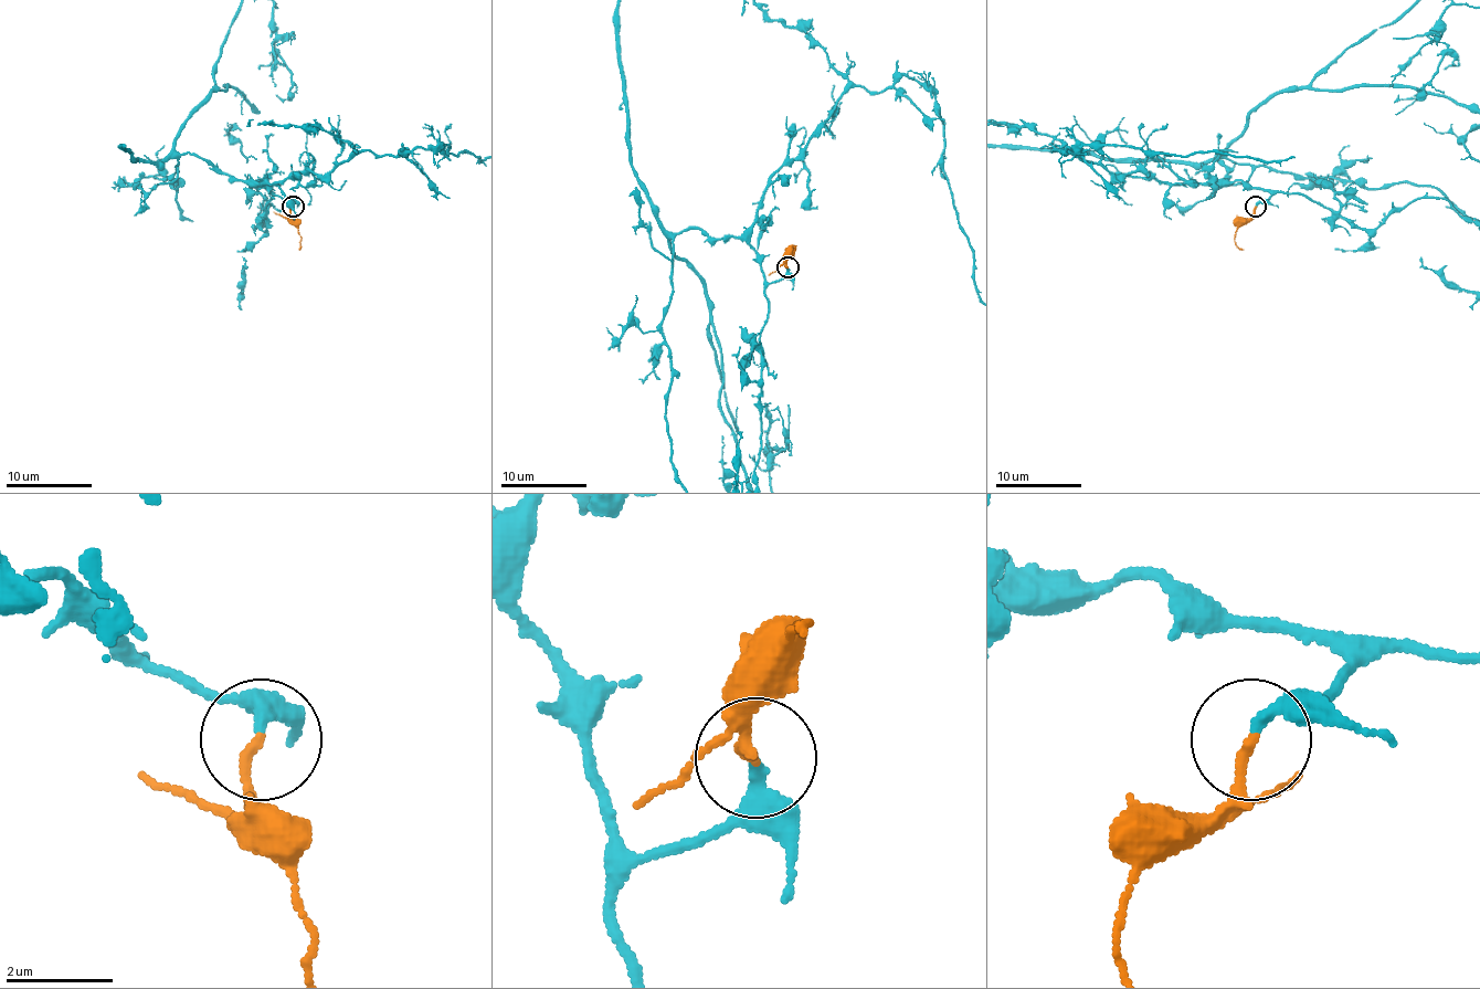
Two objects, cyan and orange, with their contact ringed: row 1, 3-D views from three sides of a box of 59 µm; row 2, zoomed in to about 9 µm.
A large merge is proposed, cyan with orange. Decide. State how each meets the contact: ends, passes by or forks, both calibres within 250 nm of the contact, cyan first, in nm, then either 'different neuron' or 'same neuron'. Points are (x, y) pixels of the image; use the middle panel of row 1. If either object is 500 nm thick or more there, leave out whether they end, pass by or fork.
cyan ends; orange ends; calibres 280 and 180 nm; same neuron

